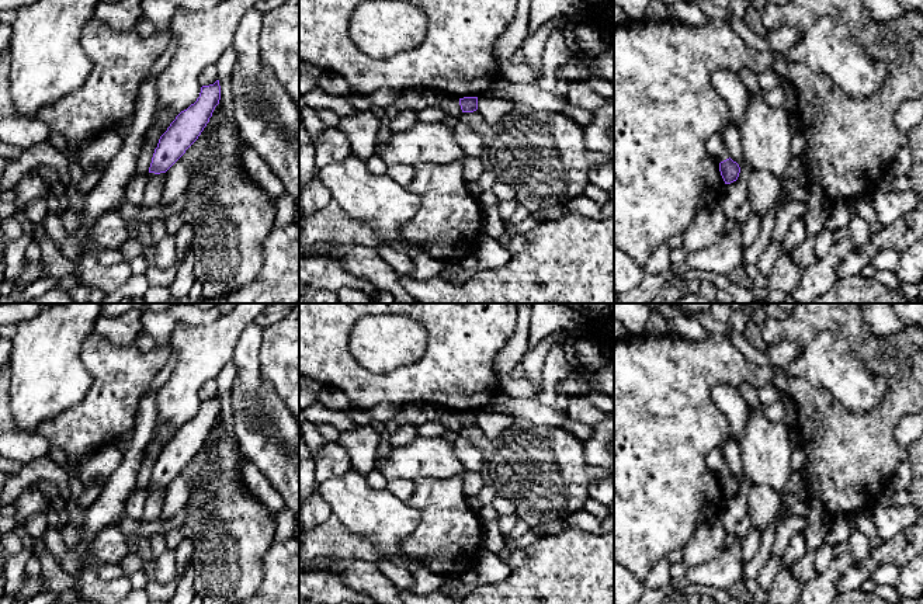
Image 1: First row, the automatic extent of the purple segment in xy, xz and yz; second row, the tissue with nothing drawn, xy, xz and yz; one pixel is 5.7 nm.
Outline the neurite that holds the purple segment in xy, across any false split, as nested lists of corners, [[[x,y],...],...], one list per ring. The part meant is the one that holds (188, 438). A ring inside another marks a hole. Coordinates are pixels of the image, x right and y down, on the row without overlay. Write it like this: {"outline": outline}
{"outline": [[[219,395],[214,399],[201,402],[197,416],[181,426],[160,451],[149,487],[166,487],[185,468],[209,437],[219,414]]]}

